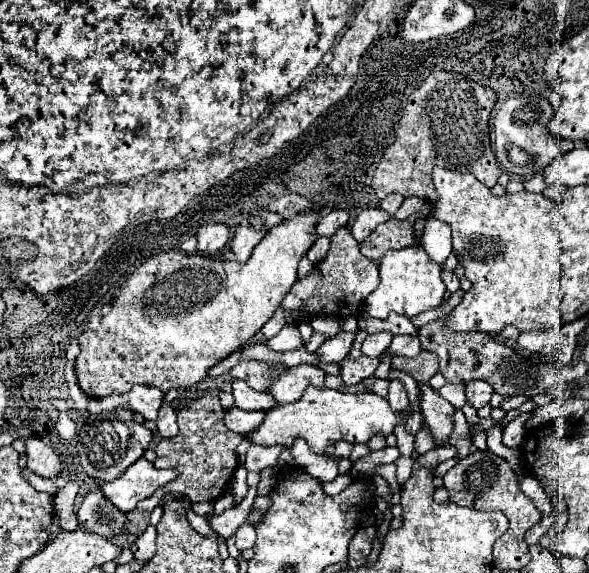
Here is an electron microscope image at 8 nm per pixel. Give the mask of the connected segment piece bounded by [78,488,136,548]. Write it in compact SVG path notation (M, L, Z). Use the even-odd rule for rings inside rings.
M94 488L90 494L86 494L78 510L78 524L84 524L88 530L94 530L102 536L116 536L114 540L118 546L129 548L136 542L136 536L120 534L124 522L126 522L124 512L106 502L100 488Z

